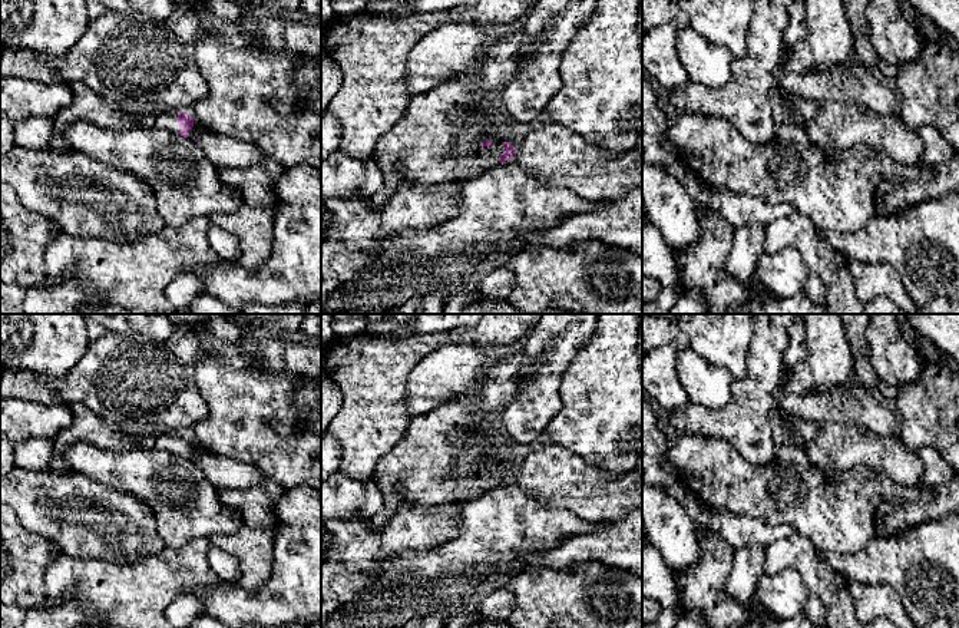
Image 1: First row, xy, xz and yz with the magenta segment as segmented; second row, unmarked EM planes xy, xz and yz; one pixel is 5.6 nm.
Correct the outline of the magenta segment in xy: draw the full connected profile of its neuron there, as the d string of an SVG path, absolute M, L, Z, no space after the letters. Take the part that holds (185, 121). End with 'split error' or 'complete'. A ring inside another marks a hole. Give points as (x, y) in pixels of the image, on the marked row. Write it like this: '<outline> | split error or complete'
M73 82L69 86L73 92L73 100L59 113L72 122L85 120L113 130L135 126L165 128L198 142L218 169L242 168L265 159L257 146L218 135L209 129L199 130L189 113L161 109L156 113L123 115L115 103L100 99L86 85Z | split error

